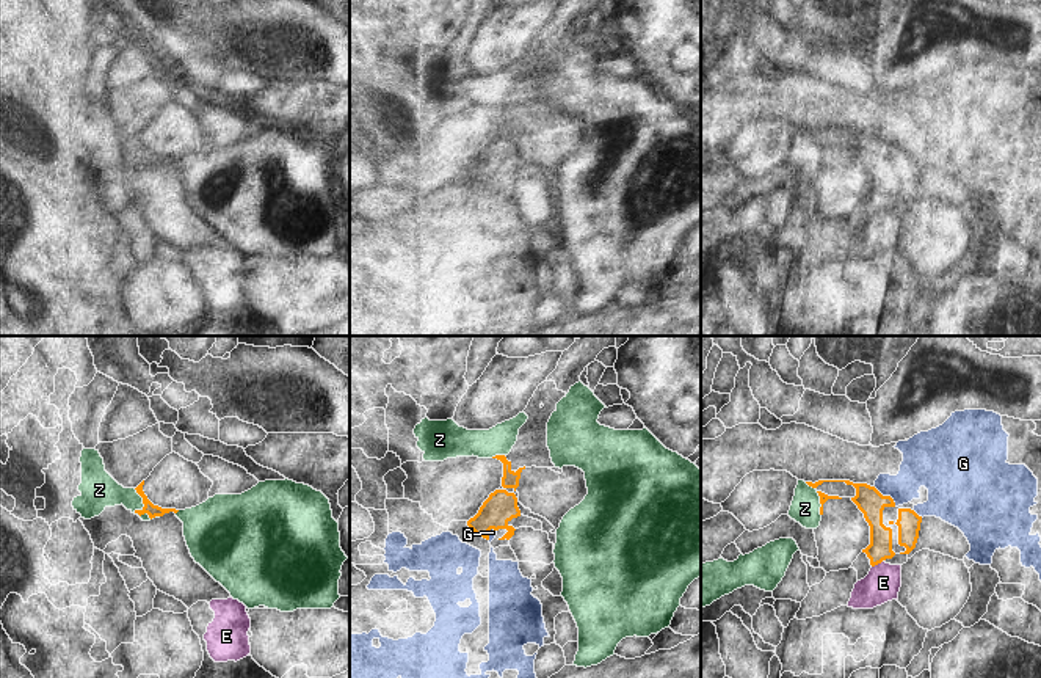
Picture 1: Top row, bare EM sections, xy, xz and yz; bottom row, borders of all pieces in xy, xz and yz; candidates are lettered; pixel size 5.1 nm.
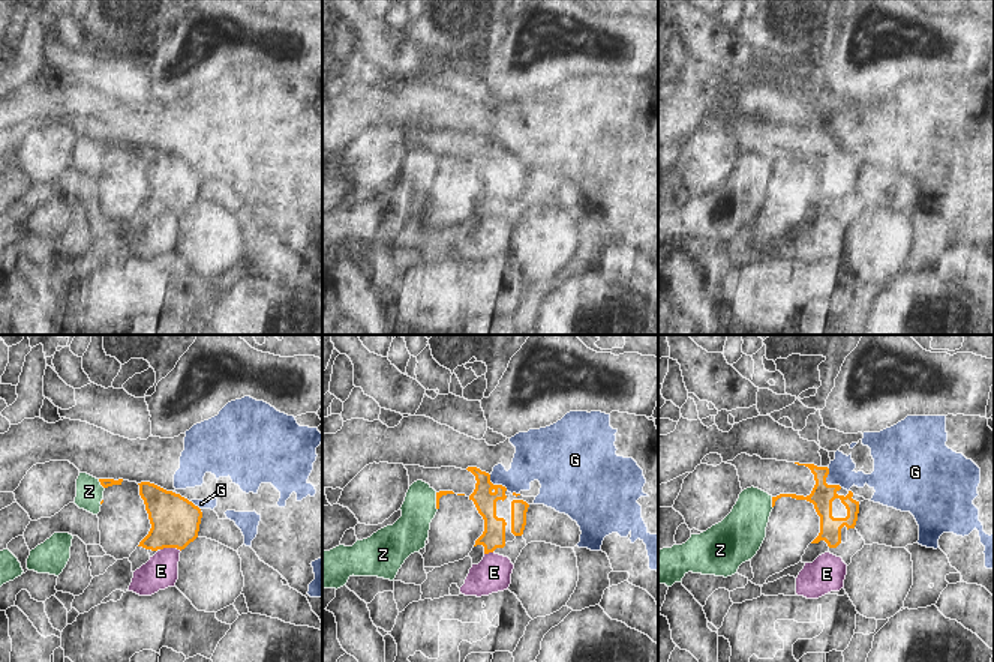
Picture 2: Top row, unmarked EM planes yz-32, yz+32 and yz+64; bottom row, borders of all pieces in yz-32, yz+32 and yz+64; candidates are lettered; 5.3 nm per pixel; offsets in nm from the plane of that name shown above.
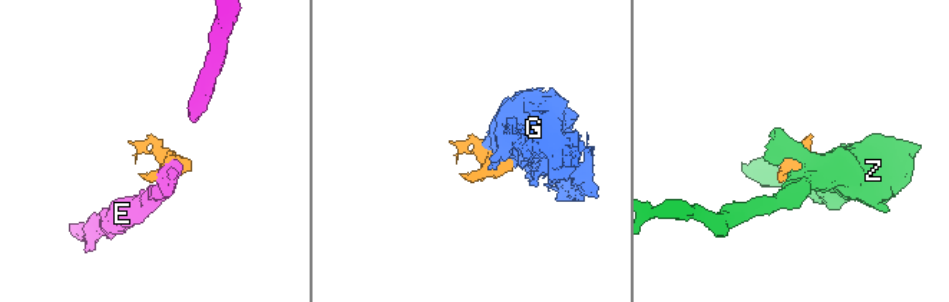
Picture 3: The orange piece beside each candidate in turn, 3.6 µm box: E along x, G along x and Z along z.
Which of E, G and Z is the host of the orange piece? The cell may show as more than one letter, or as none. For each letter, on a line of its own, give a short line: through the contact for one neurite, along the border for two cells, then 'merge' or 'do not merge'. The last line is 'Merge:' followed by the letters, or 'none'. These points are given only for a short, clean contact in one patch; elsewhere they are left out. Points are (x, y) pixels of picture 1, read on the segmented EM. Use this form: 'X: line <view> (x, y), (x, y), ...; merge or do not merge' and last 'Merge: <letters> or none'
E: do not merge
G: do not merge
Z: line xy (134, 488), (143, 504), (137, 512), (151, 518), (159, 517); do not merge
Merge: none

